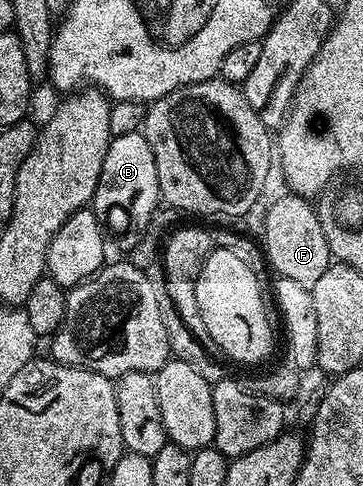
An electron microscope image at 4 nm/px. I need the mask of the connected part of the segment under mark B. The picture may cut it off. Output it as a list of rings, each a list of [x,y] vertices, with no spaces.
[[[144,132],[113,137],[91,202],[93,214],[108,228],[110,225],[113,229],[125,229],[130,225],[133,229],[144,231],[161,204],[159,171],[155,171],[155,155],[151,155],[151,143],[147,143]]]

